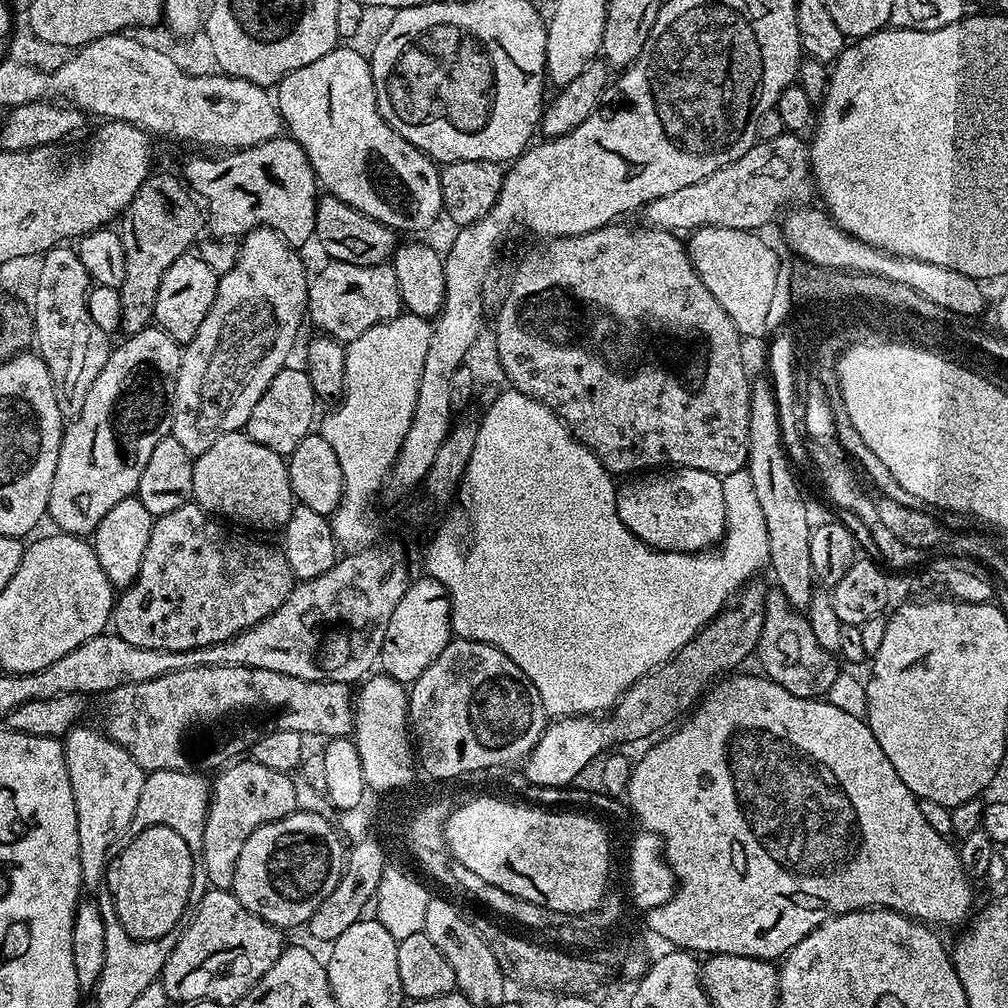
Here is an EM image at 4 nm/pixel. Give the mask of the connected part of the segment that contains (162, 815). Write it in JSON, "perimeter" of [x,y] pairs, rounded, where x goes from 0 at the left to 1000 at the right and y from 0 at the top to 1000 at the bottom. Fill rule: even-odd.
{"perimeter":[[[157,764],[144,769],[141,788],[137,792],[133,812],[127,820],[131,829],[139,827],[146,820],[168,818],[174,826],[181,829],[182,834],[188,839],[188,847],[193,851],[197,850],[206,807],[208,778],[205,773],[202,775],[196,767],[190,765]]]}

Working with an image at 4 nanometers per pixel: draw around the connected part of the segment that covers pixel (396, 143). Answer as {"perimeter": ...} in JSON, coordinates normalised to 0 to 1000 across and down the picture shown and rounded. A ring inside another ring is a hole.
{"perimeter":[[[349,46],[328,48],[323,54],[319,54],[319,58],[315,58],[315,62],[308,62],[308,65],[300,65],[278,78],[277,84],[272,91],[272,98],[275,107],[278,108],[279,120],[284,124],[285,134],[289,135],[290,138],[300,145],[300,149],[312,169],[316,186],[324,193],[343,200],[343,204],[351,204],[351,208],[355,208],[359,212],[371,216],[375,221],[381,222],[384,226],[390,227],[394,231],[409,230],[405,232],[421,232],[417,230],[423,229],[433,217],[438,217],[440,210],[438,181],[437,180],[438,168],[435,166],[434,160],[424,155],[419,149],[412,147],[407,141],[403,141],[403,137],[399,137],[399,133],[392,131],[383,121],[383,117],[379,117],[379,113],[375,109],[375,101],[373,100],[371,77],[369,76],[369,65],[366,57],[362,53],[360,56],[353,48],[345,47]]]}

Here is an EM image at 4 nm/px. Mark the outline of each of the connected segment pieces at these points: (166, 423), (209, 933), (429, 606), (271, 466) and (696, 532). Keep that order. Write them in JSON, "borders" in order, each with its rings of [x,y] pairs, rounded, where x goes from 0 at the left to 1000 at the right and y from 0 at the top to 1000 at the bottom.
{"borders":[[[[158,323],[142,325],[137,331],[120,336],[120,338],[116,345],[114,342],[108,348],[105,363],[101,363],[97,375],[93,375],[88,390],[85,392],[85,397],[80,403],[80,410],[76,414],[68,416],[63,426],[63,434],[58,446],[58,460],[54,462],[54,476],[50,478],[50,494],[48,495],[48,507],[46,509],[47,515],[49,517],[52,515],[57,520],[55,523],[61,529],[82,534],[86,533],[94,528],[97,518],[101,518],[101,514],[105,514],[106,508],[112,502],[117,502],[117,498],[121,498],[121,494],[135,491],[135,483],[141,474],[141,466],[145,466],[145,458],[149,455],[153,442],[157,442],[157,438],[161,438],[161,435],[171,428],[171,392],[175,386],[175,376],[179,366],[180,342],[176,341],[173,335],[169,335],[169,331],[162,329]]],[[[207,880],[189,908],[190,914],[176,928],[173,942],[159,963],[158,975],[163,977],[168,993],[180,992],[183,998],[193,992],[233,997],[282,945],[283,926],[256,907],[248,907],[228,883]]],[[[420,573],[410,574],[399,589],[395,601],[391,601],[391,609],[387,609],[387,617],[383,621],[383,629],[379,637],[375,656],[380,670],[391,673],[397,679],[408,680],[410,675],[438,649],[444,636],[450,631],[448,600],[445,595],[445,584],[434,575]]],[[[245,428],[225,429],[217,433],[208,446],[193,453],[190,465],[190,496],[211,513],[235,516],[250,524],[274,526],[281,525],[288,514],[292,493],[283,453],[251,438]]],[[[664,463],[628,471],[611,485],[611,509],[630,532],[659,548],[697,548],[713,541],[721,522],[715,473],[700,466]]]]}

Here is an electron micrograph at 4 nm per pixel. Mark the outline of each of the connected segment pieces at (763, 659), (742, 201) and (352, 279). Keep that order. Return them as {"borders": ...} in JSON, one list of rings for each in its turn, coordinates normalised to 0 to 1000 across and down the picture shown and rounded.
{"borders":[[[[769,581],[763,582],[758,592],[756,629],[748,651],[754,654],[753,666],[757,670],[784,685],[784,688],[792,688],[792,692],[808,694],[820,691],[823,681],[827,681],[827,673],[831,673],[835,665],[834,660],[829,660],[830,652],[819,646],[812,638],[812,633],[808,633],[801,610],[786,603]]],[[[777,133],[763,140],[746,144],[736,157],[708,169],[688,185],[677,185],[669,192],[640,202],[637,213],[642,221],[664,228],[692,226],[740,226],[754,228],[757,222],[773,215],[783,204],[798,204],[808,194],[808,176],[804,162],[804,147],[790,133]]],[[[334,258],[322,261],[322,263],[322,266],[314,274],[309,275],[306,283],[306,308],[304,311],[308,321],[310,317],[311,323],[320,332],[329,333],[338,339],[348,339],[354,337],[359,331],[363,331],[363,327],[367,327],[367,323],[375,323],[381,317],[389,317],[398,313],[397,288],[388,264],[372,262],[364,266]]]]}

